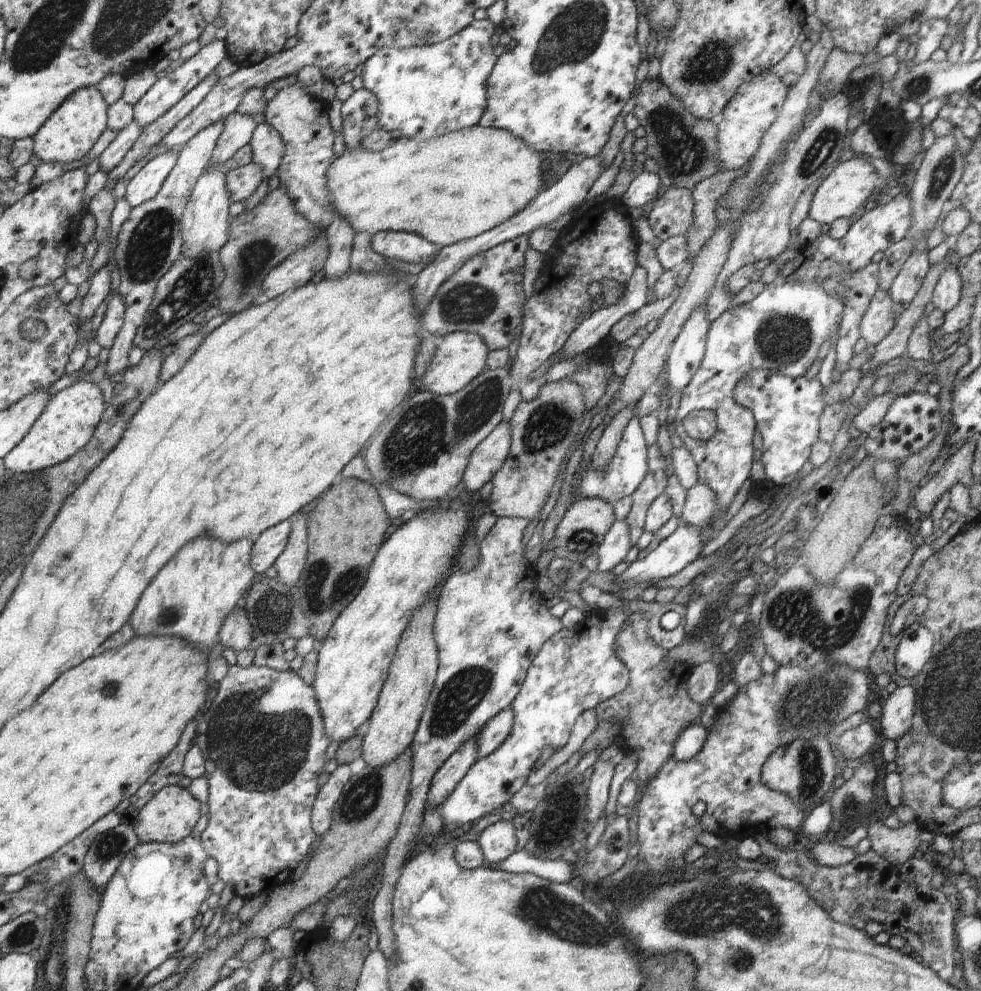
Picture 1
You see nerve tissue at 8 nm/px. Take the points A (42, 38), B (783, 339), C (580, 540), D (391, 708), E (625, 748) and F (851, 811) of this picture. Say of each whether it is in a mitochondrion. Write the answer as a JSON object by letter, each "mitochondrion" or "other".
{"A":"mitochondrion","B":"mitochondrion","C":"mitochondrion","D":"other","E":"other","F":"mitochondrion"}

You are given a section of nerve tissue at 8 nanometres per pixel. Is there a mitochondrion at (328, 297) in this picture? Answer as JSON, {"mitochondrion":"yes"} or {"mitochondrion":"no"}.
{"mitochondrion":"no"}

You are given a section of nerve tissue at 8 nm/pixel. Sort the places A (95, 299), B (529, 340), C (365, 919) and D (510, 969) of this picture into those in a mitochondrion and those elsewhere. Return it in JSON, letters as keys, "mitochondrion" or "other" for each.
{"A":"other","B":"other","C":"other","D":"other"}

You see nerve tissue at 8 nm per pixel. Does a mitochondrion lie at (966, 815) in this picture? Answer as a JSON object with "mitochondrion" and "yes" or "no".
{"mitochondrion":"no"}

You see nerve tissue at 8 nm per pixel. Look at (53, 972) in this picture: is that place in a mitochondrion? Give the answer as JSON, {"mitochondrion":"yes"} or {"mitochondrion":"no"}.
{"mitochondrion":"yes"}

